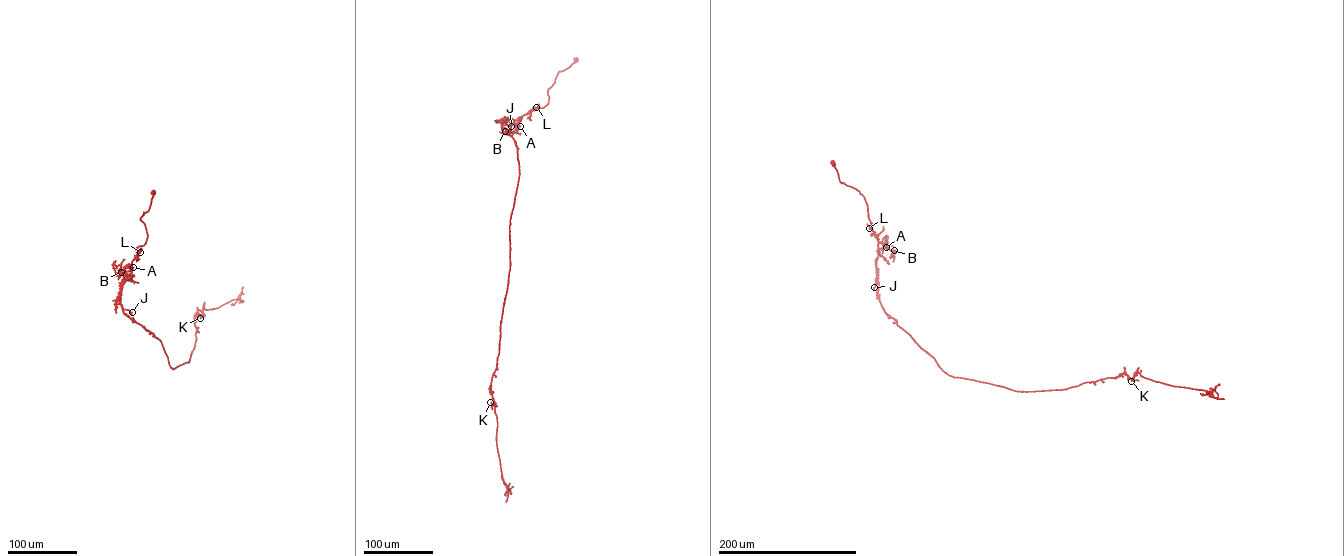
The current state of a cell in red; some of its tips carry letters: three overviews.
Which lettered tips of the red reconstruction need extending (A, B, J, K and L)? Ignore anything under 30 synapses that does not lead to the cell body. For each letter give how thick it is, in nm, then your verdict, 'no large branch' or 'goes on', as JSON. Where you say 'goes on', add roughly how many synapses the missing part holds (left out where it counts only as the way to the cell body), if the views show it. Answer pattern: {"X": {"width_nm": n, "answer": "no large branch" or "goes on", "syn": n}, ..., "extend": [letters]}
{"A": {"width_nm": 180, "answer": "goes on", "syn": 45}, "B": {"width_nm": 130, "answer": "no large branch"}, "J": {"width_nm": 120, "answer": "no large branch"}, "K": {"width_nm": 170, "answer": "no large branch"}, "L": {"width_nm": 150, "answer": "no large branch"}, "extend": ["A"]}

